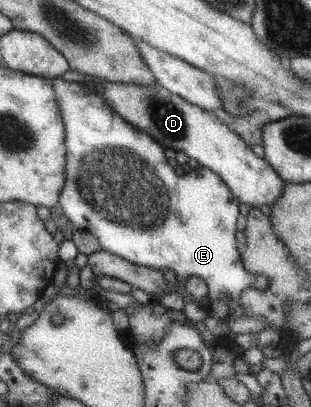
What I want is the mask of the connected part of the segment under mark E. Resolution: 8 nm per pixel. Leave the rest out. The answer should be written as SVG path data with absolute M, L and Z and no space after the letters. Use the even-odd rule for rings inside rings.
M59 76L52 79L52 87L65 129L65 183L59 192L58 204L63 215L78 230L93 235L101 250L118 255L129 263L154 270L171 269L177 281L175 292L183 297L183 302L193 302L203 309L215 301L222 301L227 306L224 301L226 296L237 303L241 289L266 288L263 276L258 273L249 275L241 267L234 236L239 201L217 174L207 168L197 168L190 169L188 176L177 175L167 165L164 146L159 145L149 133L125 122L93 88L80 82L63 81ZM187 276L201 277L207 283L205 298L200 301L190 299L182 289Z

